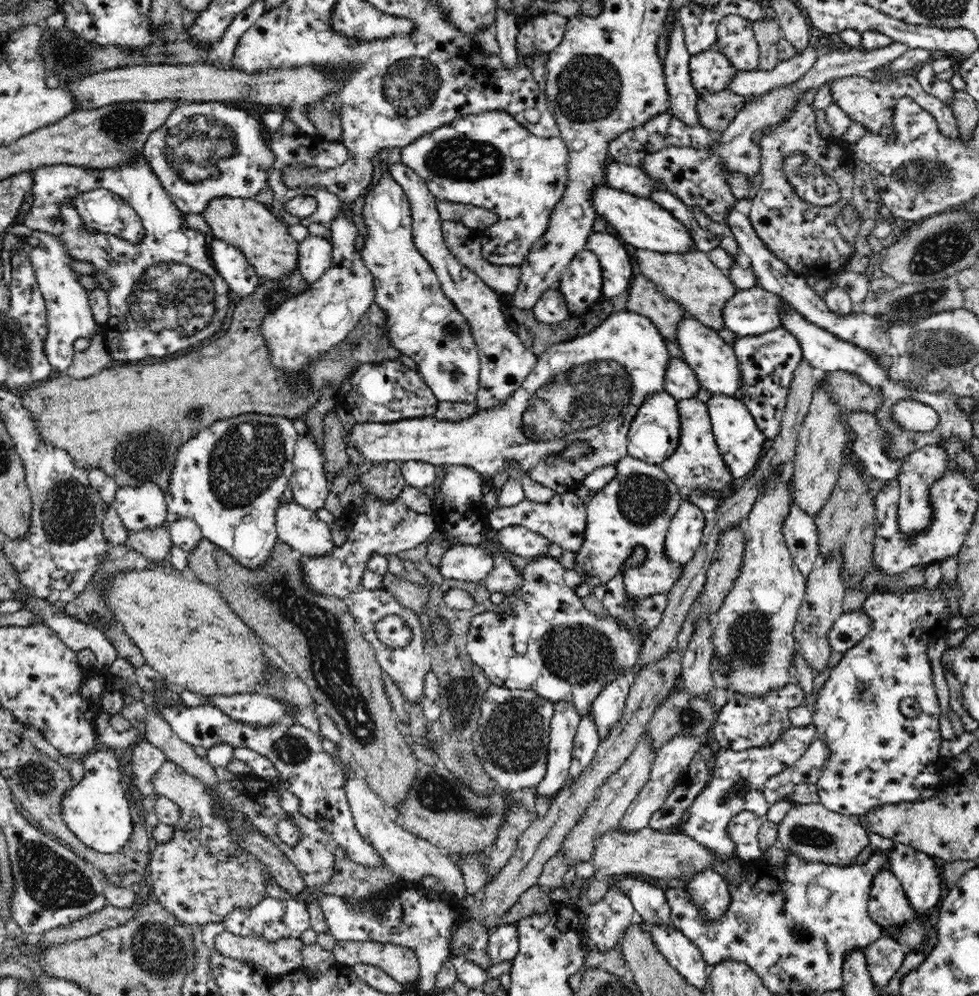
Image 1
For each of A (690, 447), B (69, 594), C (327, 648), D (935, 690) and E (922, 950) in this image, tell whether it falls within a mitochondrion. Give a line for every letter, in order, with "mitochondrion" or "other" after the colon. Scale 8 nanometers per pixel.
A: other
B: other
C: mitochondrion
D: other
E: other

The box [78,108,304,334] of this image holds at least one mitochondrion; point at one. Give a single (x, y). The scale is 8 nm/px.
(198, 149)

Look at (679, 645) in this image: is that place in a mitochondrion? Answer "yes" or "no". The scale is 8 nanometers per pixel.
no

